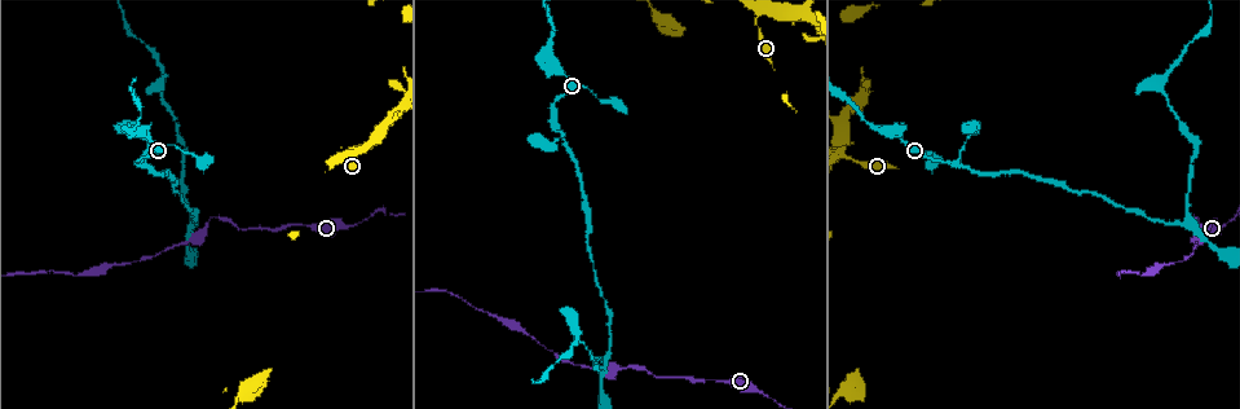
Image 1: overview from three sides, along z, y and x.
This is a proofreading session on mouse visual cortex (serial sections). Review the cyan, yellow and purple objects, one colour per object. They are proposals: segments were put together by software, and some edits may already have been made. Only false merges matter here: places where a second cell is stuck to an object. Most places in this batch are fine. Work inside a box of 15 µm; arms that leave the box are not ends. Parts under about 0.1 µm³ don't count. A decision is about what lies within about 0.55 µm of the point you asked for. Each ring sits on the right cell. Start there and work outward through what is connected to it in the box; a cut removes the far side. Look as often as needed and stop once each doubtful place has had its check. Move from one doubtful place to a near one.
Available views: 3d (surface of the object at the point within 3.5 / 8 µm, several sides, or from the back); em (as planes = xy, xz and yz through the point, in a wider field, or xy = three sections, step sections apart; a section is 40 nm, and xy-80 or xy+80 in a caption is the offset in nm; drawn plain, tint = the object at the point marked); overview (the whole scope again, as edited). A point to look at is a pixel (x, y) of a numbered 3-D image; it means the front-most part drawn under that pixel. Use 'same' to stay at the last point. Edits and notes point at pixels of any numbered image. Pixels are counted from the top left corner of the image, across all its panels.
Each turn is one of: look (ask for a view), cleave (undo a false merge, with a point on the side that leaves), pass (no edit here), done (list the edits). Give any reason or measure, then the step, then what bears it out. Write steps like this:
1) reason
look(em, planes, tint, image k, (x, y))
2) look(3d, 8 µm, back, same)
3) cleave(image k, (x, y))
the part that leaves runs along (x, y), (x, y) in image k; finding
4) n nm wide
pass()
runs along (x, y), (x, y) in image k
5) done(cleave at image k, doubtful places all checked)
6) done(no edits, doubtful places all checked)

a fork
look(3d, 8 µm, image 1, (1185, 222))

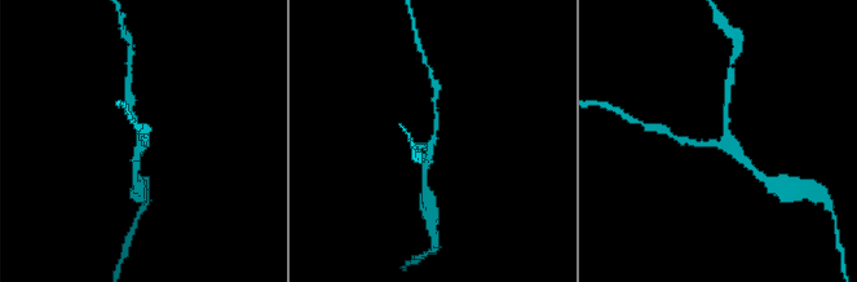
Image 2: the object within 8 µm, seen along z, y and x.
need the tissue
look(em, planes, tint, image 2, (142, 142))

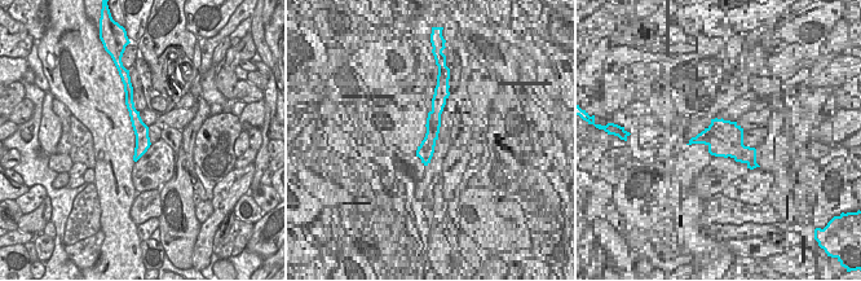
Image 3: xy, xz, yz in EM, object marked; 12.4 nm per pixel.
arms of 150, 200, 200 nm
pass()
runs along (687, 142), (721, 144), (724, 109) in image 2; one cell here

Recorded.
abrupt turn
look(3d, 3.5 µm, image 1, (181, 143))

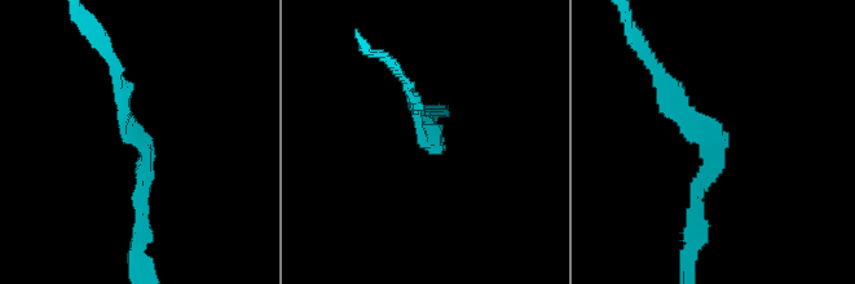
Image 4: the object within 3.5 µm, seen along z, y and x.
arms of 100, 200 nm
look(em, xy, step 2, tint, image 4, (716, 142))

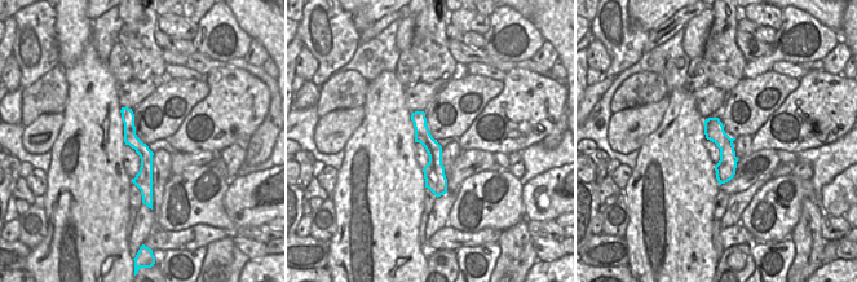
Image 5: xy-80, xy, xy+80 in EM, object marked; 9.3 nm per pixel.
pass()
runs along (124, 110), (145, 153), (145, 199) in image 5; one cell here

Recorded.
sharp bend
look(3d, 3.5 µm, image 1, (575, 332))

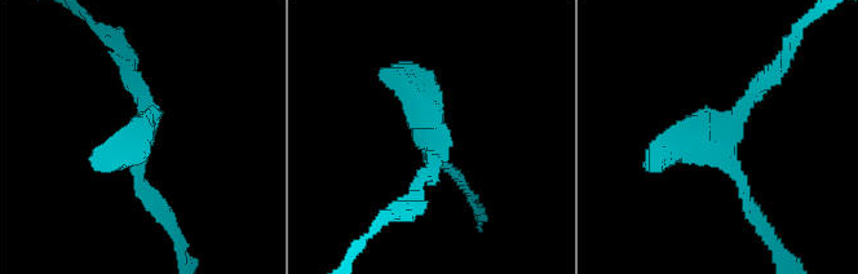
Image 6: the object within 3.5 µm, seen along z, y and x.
look(em, xy, step 2, tint, image 6, (721, 150))

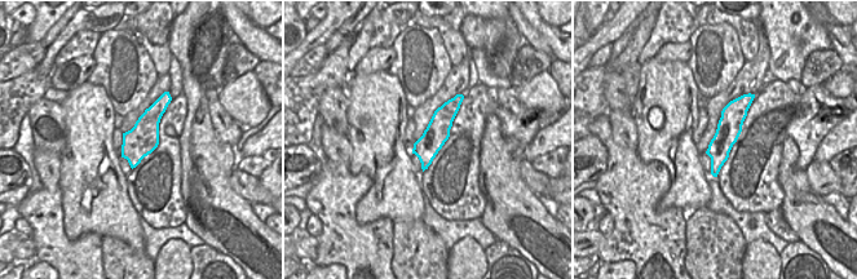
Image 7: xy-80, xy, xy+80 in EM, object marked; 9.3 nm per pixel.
220 nm wide
pass()
runs along (169, 219), (133, 167), (145, 100), (129, 80) in image 6; continuous, no second cell

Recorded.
done(no edits, doubtful places all checked)

